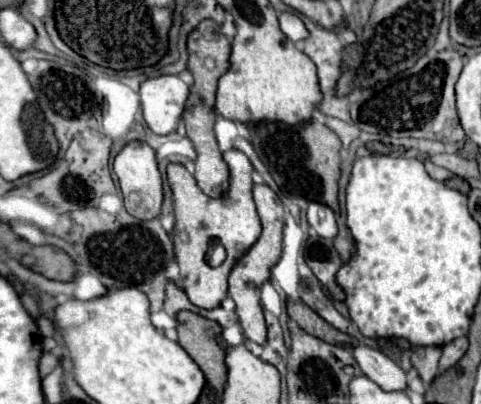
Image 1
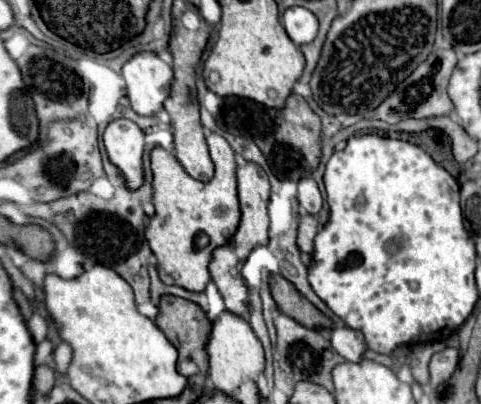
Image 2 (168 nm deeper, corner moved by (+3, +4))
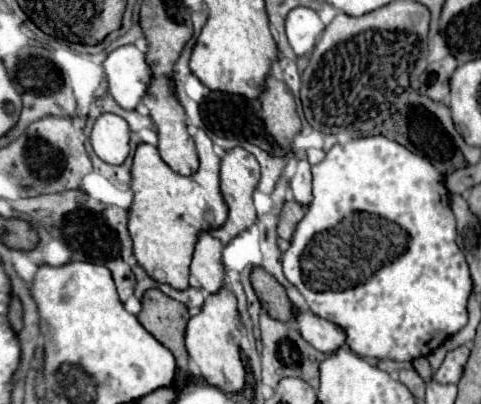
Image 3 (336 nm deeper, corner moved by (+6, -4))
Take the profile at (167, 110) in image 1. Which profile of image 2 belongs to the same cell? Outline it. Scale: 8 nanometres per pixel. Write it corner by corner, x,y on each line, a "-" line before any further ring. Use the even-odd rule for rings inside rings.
141,52
123,66
127,82
127,96
131,108
141,116
157,116
163,102
169,98
173,84
173,70
159,56

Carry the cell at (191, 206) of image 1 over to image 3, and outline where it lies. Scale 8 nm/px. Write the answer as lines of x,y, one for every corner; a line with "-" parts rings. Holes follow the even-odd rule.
204,130
196,132
194,142
200,156
200,168
192,176
178,176
172,172
152,144
136,146
130,170
134,200
128,208
128,230
134,258
150,278
178,290
188,288
190,252
194,250
198,228
214,228
214,224
226,222
226,204
222,204
222,192
218,192
220,158
214,154
212,142

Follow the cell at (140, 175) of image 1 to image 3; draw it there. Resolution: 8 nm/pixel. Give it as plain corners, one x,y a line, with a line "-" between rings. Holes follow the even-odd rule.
100,114
94,122
90,144
98,158
102,158
108,164
122,164
130,152
128,146
130,140
130,128
124,118
116,114

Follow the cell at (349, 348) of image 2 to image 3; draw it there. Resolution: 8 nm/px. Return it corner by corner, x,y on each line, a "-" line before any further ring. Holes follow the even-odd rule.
296,308
294,320
298,324
300,336
306,342
310,342
314,348
318,348
320,352
328,354
328,352
334,352
340,346
344,346
346,334
336,324
322,320
320,316
310,314
308,310
302,310
302,308

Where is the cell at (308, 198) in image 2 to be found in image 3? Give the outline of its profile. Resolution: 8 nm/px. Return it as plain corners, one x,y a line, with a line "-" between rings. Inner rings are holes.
298,160
296,174
290,180
290,188
294,194
294,200
298,200
302,206
310,204
310,192
312,192
312,176
310,176
310,164
308,160

